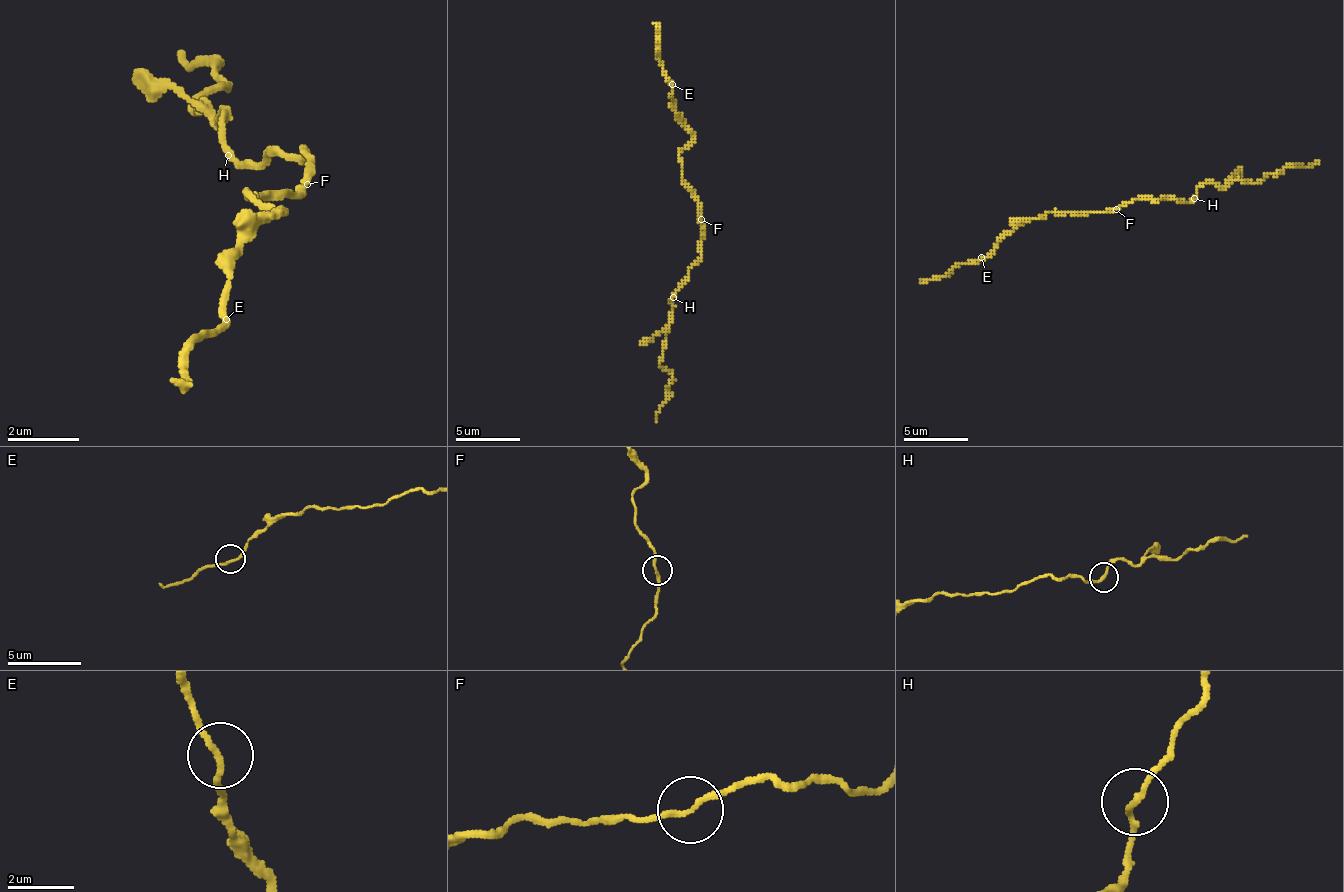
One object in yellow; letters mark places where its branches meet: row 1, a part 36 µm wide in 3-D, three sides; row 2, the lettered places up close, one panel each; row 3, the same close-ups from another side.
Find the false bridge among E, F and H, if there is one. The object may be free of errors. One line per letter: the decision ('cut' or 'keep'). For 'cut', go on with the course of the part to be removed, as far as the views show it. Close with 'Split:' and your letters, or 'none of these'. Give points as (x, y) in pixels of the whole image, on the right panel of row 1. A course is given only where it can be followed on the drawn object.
E: keep
F: keep
H: keep
Split: none of these

